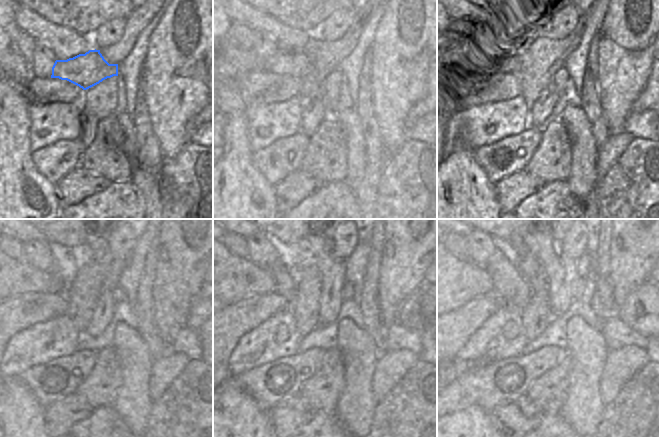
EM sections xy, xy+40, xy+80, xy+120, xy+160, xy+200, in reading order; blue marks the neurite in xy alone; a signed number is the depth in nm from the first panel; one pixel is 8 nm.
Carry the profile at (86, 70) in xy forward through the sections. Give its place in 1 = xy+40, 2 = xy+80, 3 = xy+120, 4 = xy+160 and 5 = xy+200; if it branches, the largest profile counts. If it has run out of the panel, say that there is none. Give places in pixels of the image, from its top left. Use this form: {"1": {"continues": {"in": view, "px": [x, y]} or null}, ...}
{"1": {"continues": {"in": "xy+40", "px": [295, 64]}}, "2": {"continues": {"in": "xy+80", "px": [457, 53]}}, "3": {"continues": {"in": "xy+120", "px": [9, 278]}}, "4": {"continues": {"in": "xy+160", "px": [233, 278]}}, "5": {"continues": {"in": "xy+200", "px": [457, 281]}}}

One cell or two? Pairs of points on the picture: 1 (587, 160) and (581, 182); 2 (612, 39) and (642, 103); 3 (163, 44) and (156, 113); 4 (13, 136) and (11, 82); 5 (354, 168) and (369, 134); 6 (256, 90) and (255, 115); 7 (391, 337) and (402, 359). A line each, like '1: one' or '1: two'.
1: one
2: two
3: one
4: one
5: two
6: two
7: two

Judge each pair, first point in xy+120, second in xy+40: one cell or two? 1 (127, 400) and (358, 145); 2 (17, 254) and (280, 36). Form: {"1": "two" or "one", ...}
{"1": "one", "2": "two"}

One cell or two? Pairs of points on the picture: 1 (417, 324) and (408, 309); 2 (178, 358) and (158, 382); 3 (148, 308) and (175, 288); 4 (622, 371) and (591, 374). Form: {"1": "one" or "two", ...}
{"1": "one", "2": "one", "3": "two", "4": "two"}

